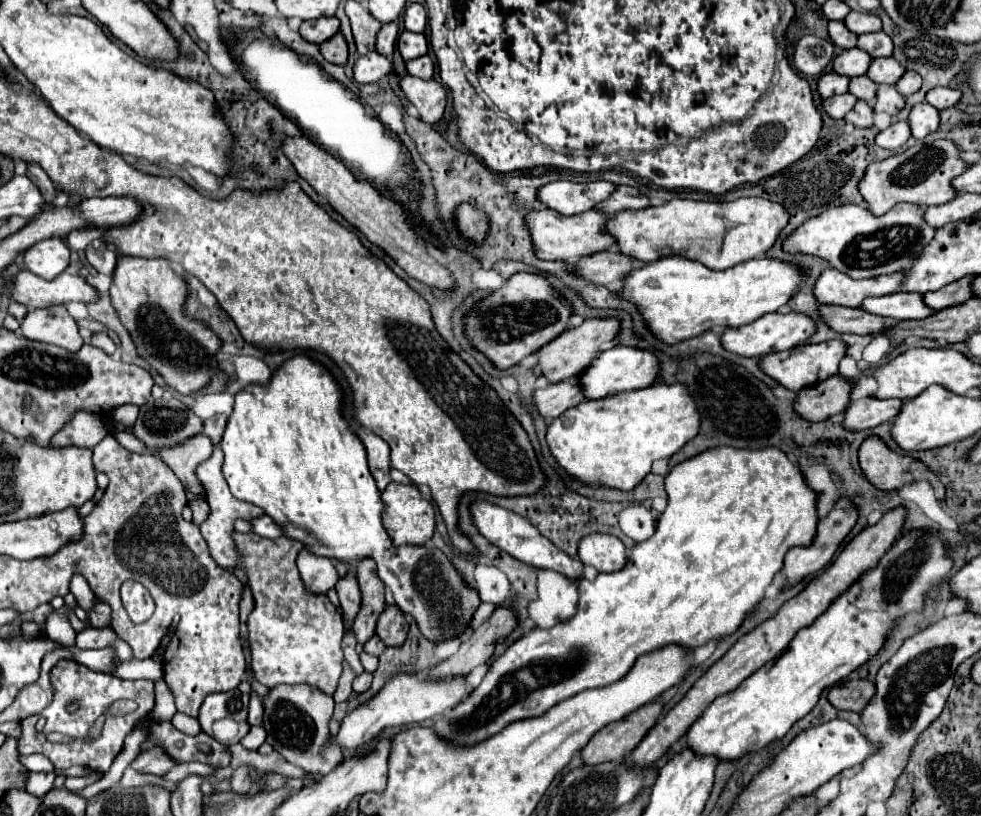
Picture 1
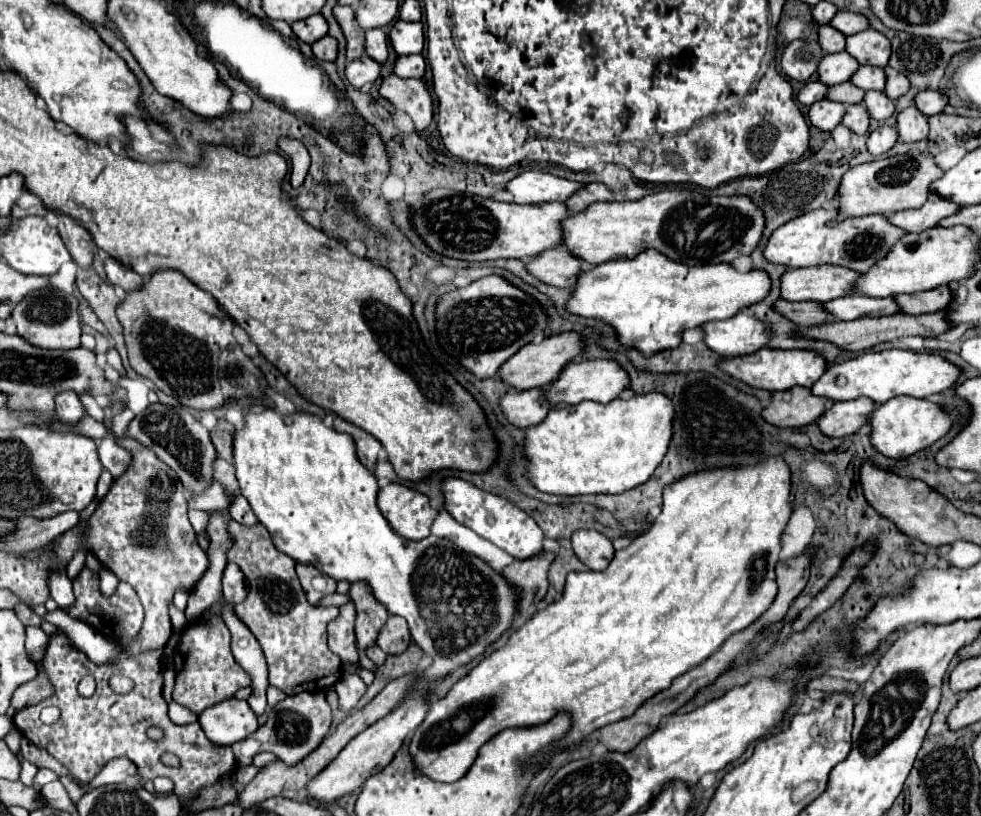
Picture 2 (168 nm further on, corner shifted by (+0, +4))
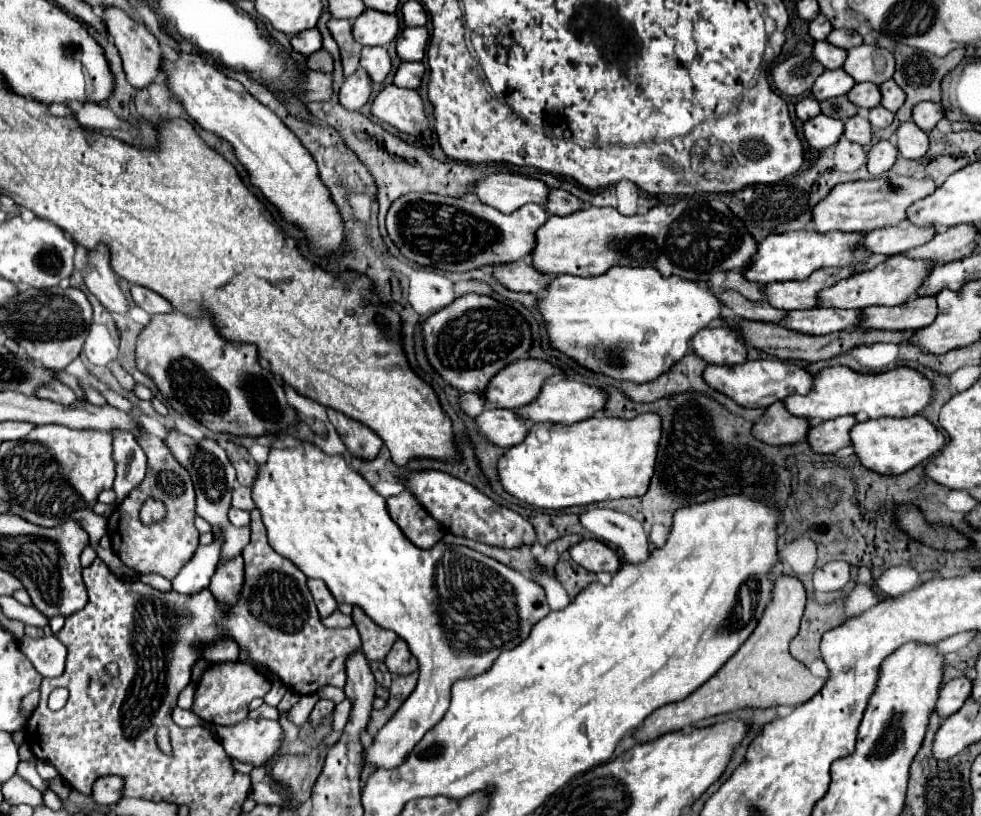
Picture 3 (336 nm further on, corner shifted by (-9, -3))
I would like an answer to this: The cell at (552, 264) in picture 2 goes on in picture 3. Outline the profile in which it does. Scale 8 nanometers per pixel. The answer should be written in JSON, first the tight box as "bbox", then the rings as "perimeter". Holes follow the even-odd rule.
{"bbox":[489,260,553,294],"perimeter":[[[517,260],[517,262],[511,262],[511,264],[491,264],[489,268],[491,268],[493,278],[501,286],[505,286],[507,290],[513,290],[513,292],[539,294],[553,280],[553,276],[537,272],[525,260]]]}

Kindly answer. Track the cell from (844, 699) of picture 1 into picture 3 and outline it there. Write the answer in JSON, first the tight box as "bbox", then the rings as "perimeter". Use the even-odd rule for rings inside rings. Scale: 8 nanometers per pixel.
{"bbox":[633,576,825,742],"perimeter":[[[781,576],[773,588],[771,604],[767,604],[767,612],[763,612],[763,620],[755,626],[755,632],[747,638],[747,644],[723,664],[723,668],[699,688],[681,700],[679,704],[667,704],[667,708],[655,710],[647,720],[643,730],[633,732],[639,742],[651,742],[657,736],[663,736],[673,730],[691,728],[695,722],[703,718],[711,718],[717,714],[743,710],[743,708],[771,708],[771,706],[797,706],[811,700],[825,684],[823,678],[813,676],[807,666],[795,660],[789,654],[789,642],[799,630],[799,622],[805,610],[805,588],[793,576]]]}

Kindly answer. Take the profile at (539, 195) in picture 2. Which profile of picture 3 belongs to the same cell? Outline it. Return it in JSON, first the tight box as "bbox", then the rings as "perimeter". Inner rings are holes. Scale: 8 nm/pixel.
{"bbox":[467,172,549,214],"perimeter":[[[497,172],[479,178],[467,194],[477,196],[479,202],[497,208],[499,212],[511,214],[527,202],[545,204],[549,188],[533,178],[525,178],[519,174]]]}

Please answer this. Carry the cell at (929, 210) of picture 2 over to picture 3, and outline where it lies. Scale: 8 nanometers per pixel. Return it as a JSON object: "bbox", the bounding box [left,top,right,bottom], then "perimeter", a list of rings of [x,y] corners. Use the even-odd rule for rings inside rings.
{"bbox":[855,222,935,256],"perimeter":[[[905,222],[899,226],[867,232],[861,244],[857,244],[855,248],[865,248],[871,254],[893,256],[925,244],[927,240],[931,240],[931,236],[935,236],[935,230],[919,228],[919,226],[913,226],[911,222]]]}

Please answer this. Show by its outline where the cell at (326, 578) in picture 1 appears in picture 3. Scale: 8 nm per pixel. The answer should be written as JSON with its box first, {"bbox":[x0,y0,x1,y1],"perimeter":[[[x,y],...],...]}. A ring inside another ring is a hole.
{"bbox":[309,580,337,618],"perimeter":[[[309,580],[309,590],[311,590],[313,600],[317,604],[319,616],[327,618],[337,608],[337,602],[333,600],[331,592],[327,592],[327,586],[323,584],[323,580]]]}

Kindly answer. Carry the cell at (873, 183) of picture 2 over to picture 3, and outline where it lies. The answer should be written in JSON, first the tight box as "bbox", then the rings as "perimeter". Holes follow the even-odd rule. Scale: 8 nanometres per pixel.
{"bbox":[813,176,935,232],"perimeter":[[[891,176],[891,178],[871,178],[871,180],[857,180],[837,184],[829,196],[825,196],[813,208],[813,228],[815,232],[871,232],[875,228],[897,226],[905,220],[907,208],[935,192],[935,182],[931,178],[909,178],[909,176]]]}

